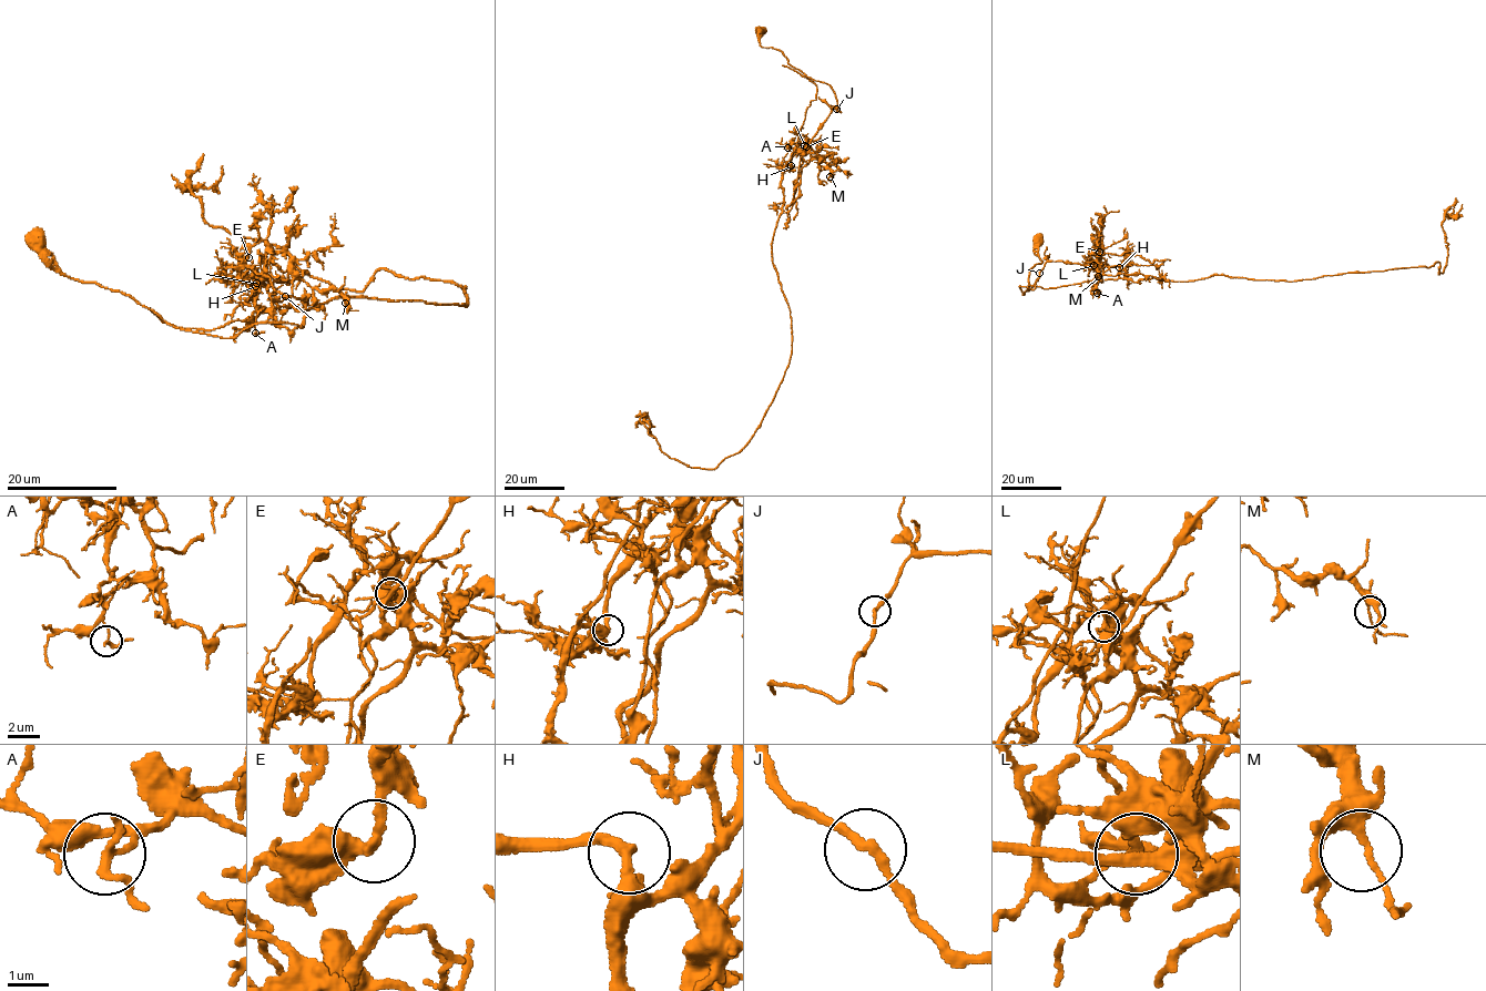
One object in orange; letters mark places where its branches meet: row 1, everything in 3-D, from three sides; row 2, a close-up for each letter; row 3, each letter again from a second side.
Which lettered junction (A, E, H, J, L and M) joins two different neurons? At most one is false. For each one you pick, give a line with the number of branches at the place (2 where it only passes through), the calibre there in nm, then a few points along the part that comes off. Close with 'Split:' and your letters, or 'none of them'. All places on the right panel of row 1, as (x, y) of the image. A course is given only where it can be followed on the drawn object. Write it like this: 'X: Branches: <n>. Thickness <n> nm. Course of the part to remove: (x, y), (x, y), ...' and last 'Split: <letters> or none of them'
L: Branches: 2. Thickness 180 nm. Course of the part to remove: (1093, 266), (1139, 282), (1302, 281), (1439, 262), (1438, 274), (1448, 254), (1442, 223), (1462, 204)
Split: L

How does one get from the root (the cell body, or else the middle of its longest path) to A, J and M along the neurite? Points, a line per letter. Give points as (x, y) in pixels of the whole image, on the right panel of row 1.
A: (1039, 241), (1041, 263), (1030, 268), (1023, 295), (1019, 287), (1034, 289), (1051, 262), (1099, 267), (1097, 293)
J: (1039, 241), (1038, 254), (1041, 263), (1030, 268), (1029, 286), (1023, 295), (1019, 287), (1034, 289), (1039, 273)
M: (1039, 241), (1041, 263), (1023, 295), (1047, 262), (1095, 266), (1102, 249), (1098, 276)

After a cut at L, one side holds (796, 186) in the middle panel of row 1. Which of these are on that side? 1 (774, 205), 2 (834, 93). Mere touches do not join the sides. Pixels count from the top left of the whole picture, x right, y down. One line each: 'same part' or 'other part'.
1: other part
2: same part

